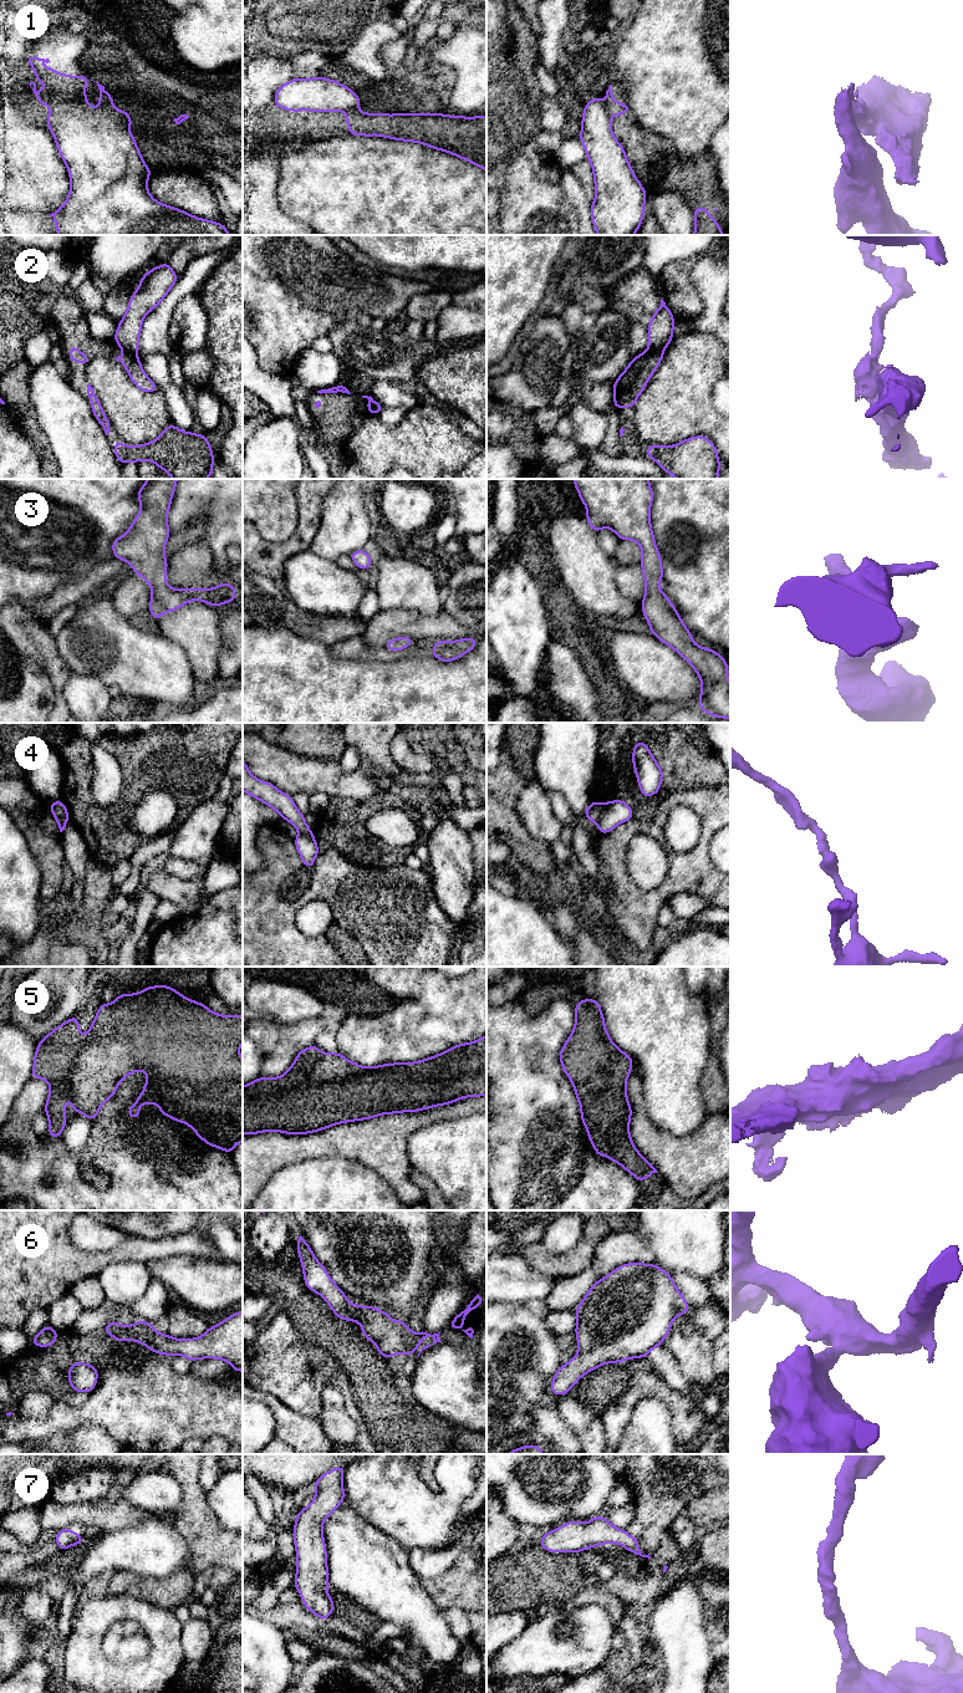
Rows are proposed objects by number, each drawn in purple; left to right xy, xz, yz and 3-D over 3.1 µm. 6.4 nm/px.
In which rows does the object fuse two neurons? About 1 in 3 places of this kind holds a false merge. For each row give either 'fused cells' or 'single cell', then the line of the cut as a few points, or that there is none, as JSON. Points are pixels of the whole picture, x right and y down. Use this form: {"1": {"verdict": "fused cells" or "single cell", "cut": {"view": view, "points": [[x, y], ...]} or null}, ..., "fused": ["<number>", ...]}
{"1": {"verdict": "fused cells", "cut": {"view": "xy", "points": [[101, 103], [106, 110], [117, 115], [127, 127]]}}, "2": {"verdict": "fused cells", "cut": {"view": "yz", "points": [[648, 348], [662, 351]]}}, "3": {"verdict": "single cell", "cut": null}, "4": {"verdict": "fused cells", "cut": {"view": "yz", "points": [[602, 804], [602, 811], [596, 821]]}}, "5": {"verdict": "single cell", "cut": null}, "6": {"verdict": "single cell", "cut": null}, "7": {"verdict": "single cell", "cut": null}, "fused": ["1", "2", "4"]}

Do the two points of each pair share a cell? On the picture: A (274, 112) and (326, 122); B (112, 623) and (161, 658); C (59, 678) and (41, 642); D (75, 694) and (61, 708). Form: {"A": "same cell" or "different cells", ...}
{"A": "same cell", "B": "same cell", "C": "same cell", "D": "different cells"}

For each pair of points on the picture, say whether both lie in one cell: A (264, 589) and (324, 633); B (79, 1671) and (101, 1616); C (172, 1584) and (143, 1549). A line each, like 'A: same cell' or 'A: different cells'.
A: same cell
B: same cell
C: different cells

